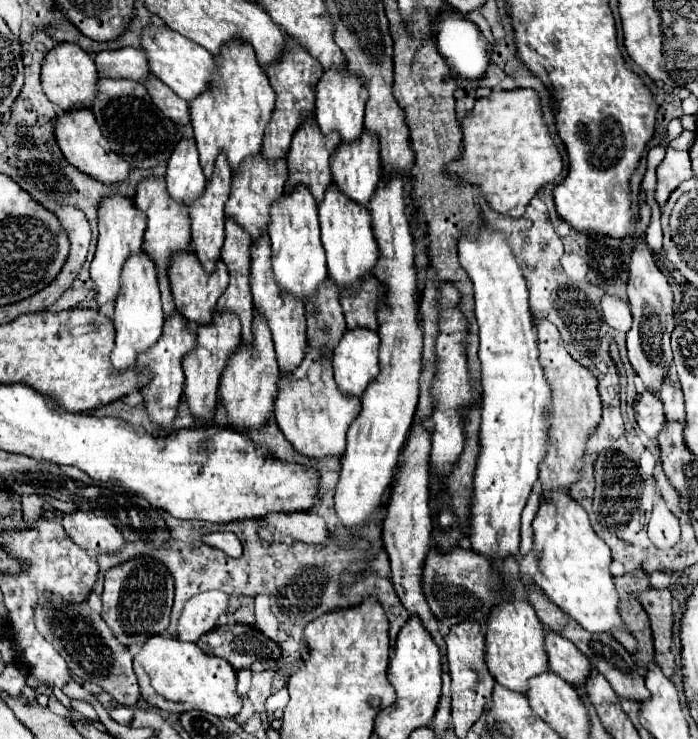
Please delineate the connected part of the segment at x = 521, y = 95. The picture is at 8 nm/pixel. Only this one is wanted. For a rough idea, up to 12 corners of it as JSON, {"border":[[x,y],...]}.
{"border":[[534,89],[462,119],[462,173],[522,217],[562,171]]}

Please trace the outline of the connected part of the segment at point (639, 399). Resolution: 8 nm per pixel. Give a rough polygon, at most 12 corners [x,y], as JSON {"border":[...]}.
{"border":[[648,389],[636,395],[638,427],[652,439],[664,425],[662,401]]}

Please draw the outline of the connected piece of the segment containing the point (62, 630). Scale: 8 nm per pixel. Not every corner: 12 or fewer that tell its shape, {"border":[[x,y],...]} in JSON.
{"border":[[38,601],[36,629],[80,679],[132,707],[126,645],[92,611]]}

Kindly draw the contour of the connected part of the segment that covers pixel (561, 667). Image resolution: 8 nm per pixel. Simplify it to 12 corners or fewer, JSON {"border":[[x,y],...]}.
{"border":[[546,631],[550,669],[586,693],[590,659],[574,643]]}

